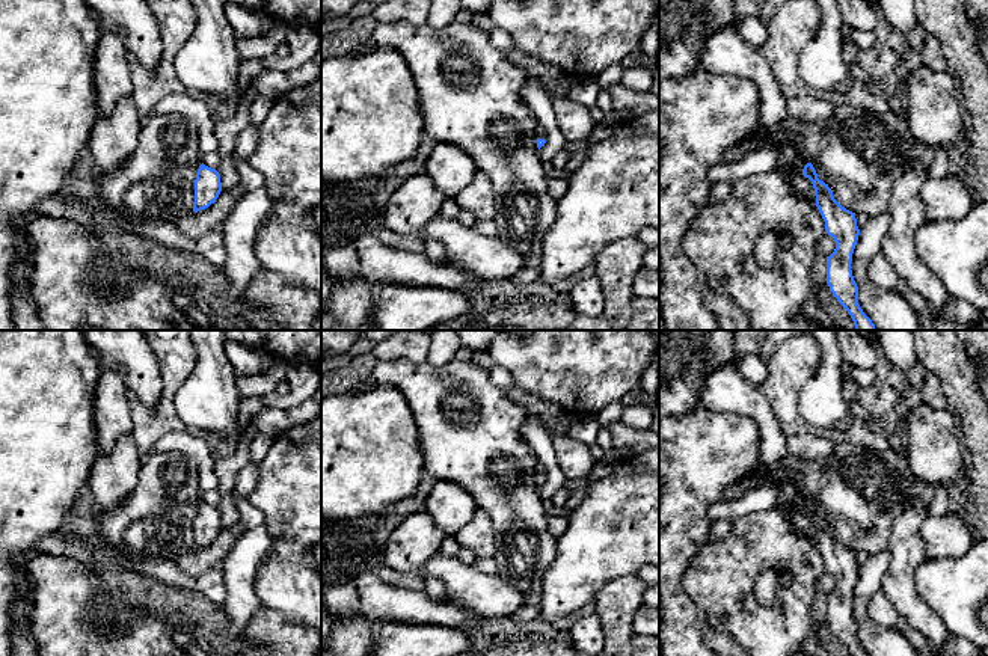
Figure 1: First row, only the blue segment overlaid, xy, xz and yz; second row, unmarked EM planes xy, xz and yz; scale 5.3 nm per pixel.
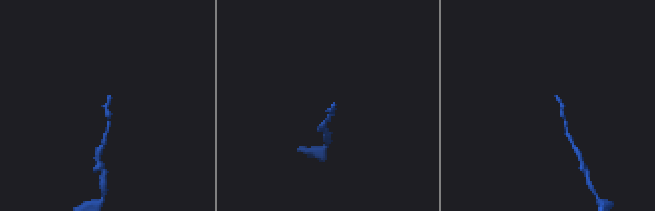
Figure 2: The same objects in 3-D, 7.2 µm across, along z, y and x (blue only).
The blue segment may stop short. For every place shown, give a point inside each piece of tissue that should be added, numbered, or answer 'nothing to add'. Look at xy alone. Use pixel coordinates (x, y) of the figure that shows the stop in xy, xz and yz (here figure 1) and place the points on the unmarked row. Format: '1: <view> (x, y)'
nothing to add

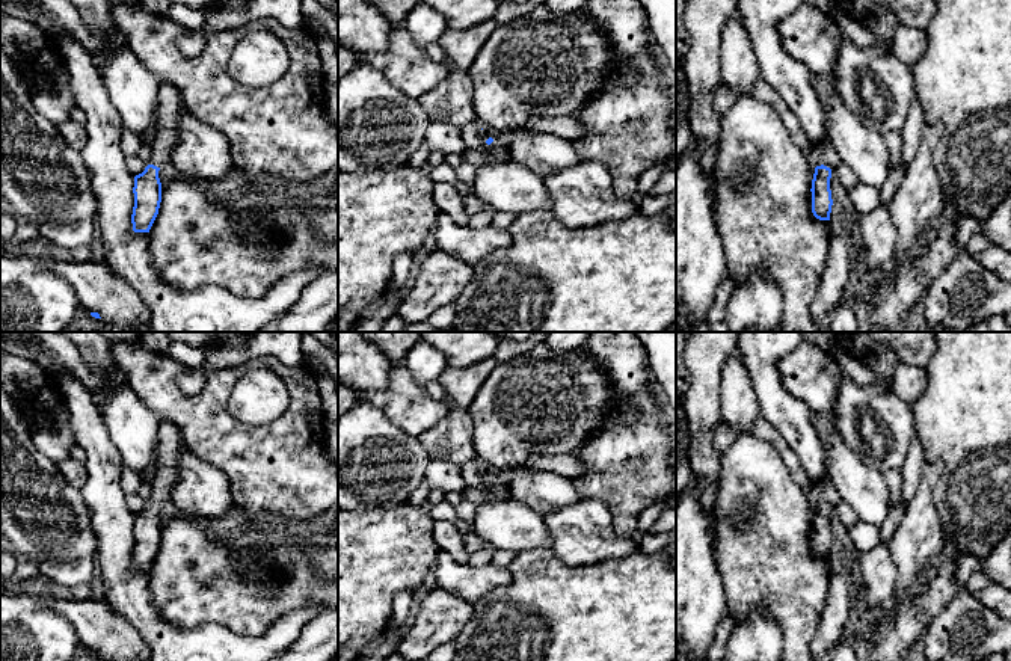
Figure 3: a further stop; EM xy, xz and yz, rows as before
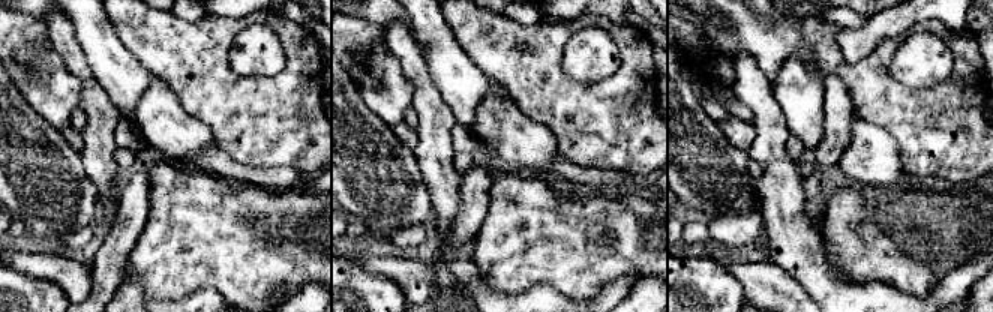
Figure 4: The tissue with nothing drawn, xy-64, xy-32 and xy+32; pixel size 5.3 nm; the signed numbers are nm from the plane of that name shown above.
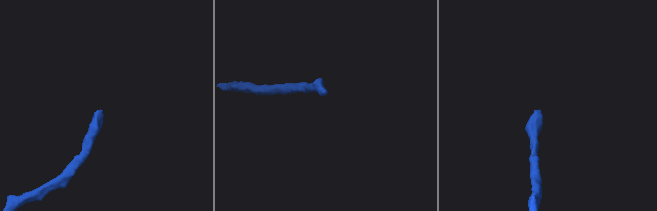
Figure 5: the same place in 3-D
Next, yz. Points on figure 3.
1: yz (829, 495)

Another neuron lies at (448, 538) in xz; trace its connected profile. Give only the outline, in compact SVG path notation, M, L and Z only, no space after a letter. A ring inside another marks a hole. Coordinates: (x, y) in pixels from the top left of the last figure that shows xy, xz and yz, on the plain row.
M433 521L433 539L442 552L448 552L457 561L468 563L469 554L465 549L463 533L448 521Z

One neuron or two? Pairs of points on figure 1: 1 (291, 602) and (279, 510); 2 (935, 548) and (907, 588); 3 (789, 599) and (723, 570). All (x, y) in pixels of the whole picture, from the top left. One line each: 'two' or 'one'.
1: one
2: two
3: one

